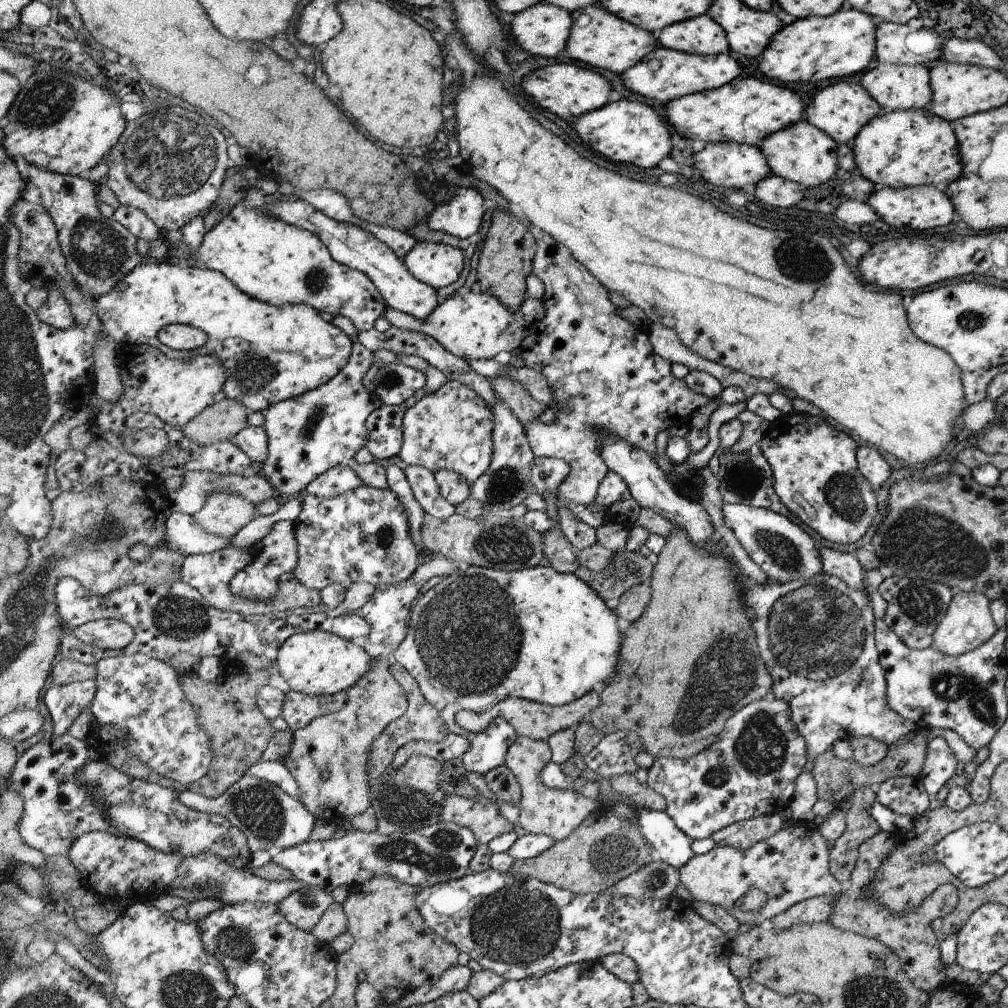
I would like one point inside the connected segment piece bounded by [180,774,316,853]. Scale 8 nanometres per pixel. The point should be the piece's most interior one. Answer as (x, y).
(267, 816)

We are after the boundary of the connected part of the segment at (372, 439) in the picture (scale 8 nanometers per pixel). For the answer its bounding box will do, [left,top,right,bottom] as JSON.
[366,404,409,460]

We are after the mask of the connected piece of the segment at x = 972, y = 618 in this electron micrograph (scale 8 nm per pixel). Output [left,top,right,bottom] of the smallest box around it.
[933,591,998,657]

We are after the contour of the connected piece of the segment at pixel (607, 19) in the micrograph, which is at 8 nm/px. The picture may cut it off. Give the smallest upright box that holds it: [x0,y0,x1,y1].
[563,3,658,75]

